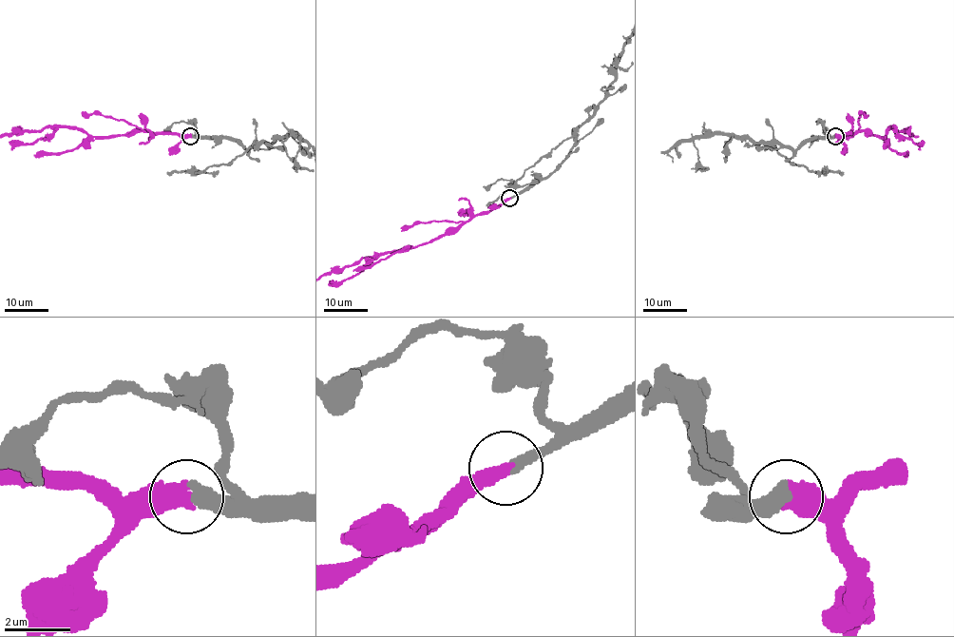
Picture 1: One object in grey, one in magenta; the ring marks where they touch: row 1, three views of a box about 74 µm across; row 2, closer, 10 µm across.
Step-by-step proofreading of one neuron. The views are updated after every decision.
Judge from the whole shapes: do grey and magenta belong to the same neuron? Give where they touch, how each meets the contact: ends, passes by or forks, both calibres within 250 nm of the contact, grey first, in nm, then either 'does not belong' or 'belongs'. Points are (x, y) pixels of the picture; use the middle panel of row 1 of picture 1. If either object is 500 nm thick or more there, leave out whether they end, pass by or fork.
place (509, 198); calibres 420 and 550 nm; belongs

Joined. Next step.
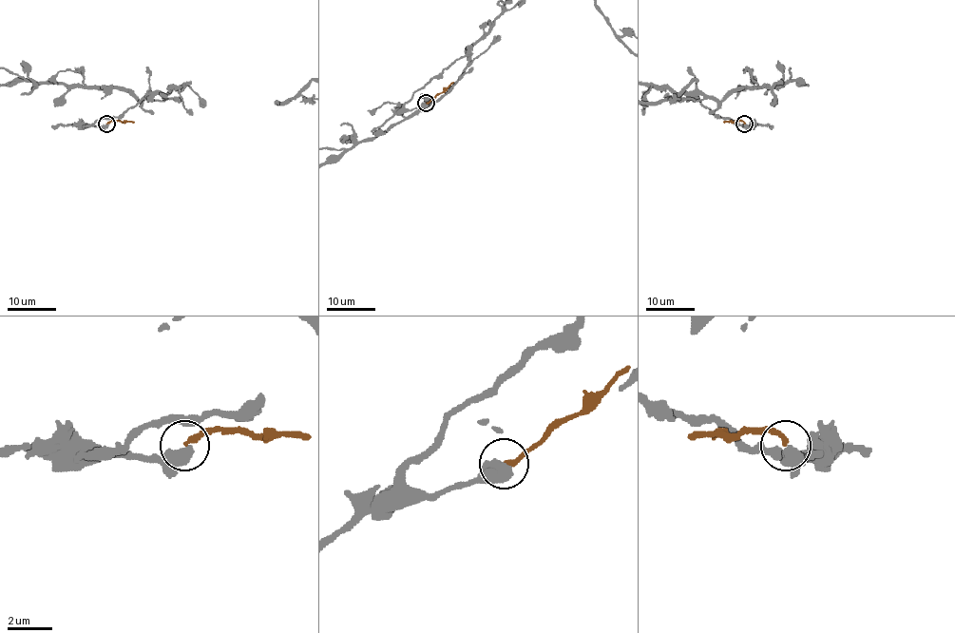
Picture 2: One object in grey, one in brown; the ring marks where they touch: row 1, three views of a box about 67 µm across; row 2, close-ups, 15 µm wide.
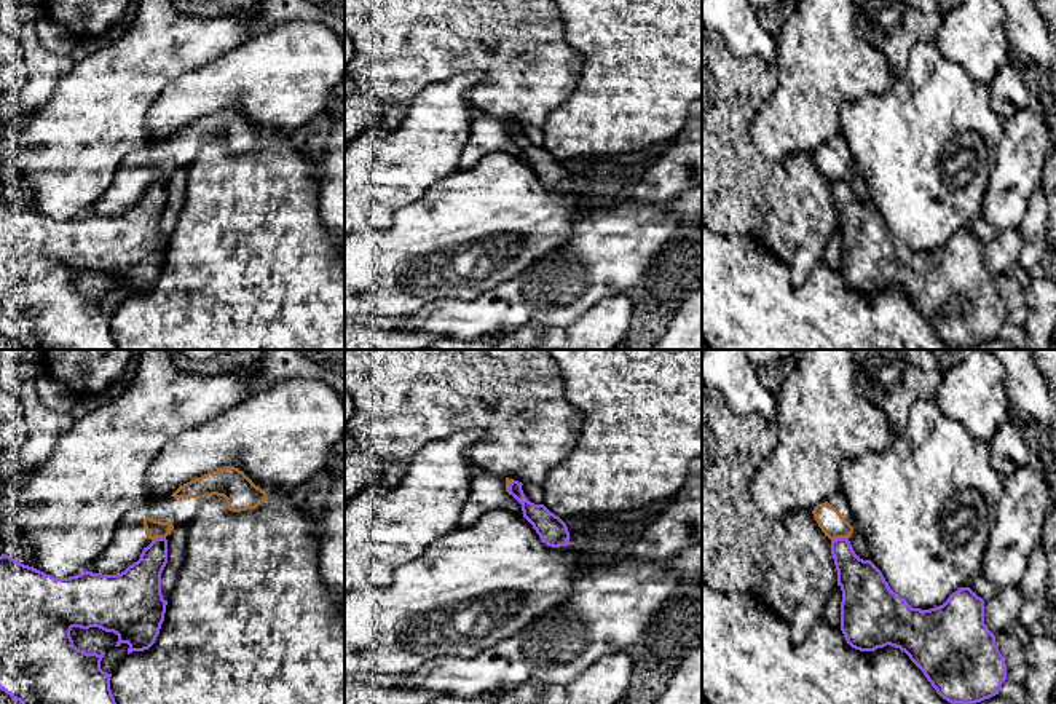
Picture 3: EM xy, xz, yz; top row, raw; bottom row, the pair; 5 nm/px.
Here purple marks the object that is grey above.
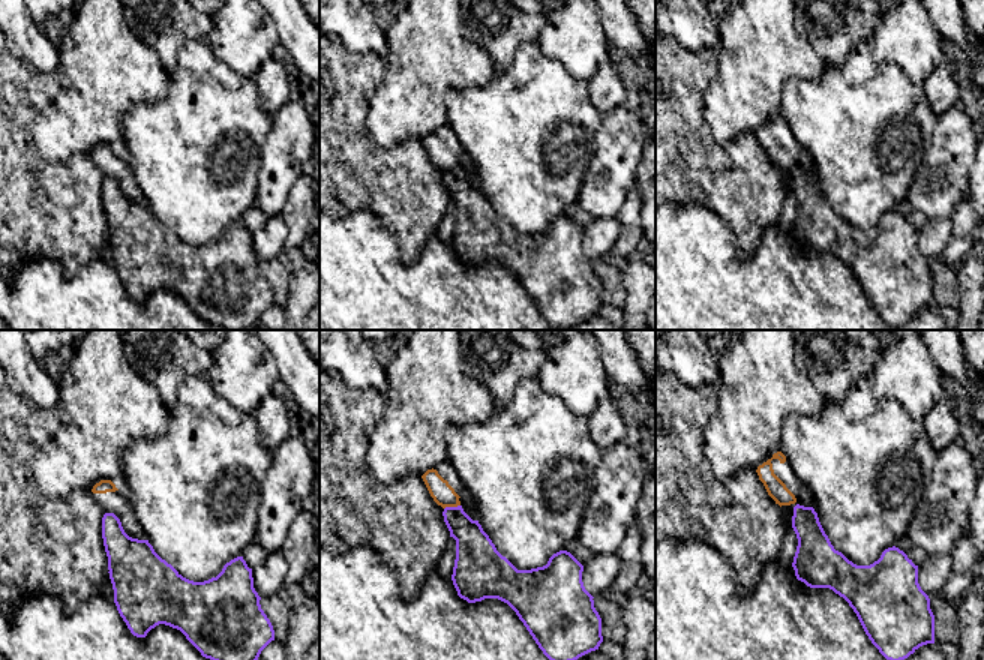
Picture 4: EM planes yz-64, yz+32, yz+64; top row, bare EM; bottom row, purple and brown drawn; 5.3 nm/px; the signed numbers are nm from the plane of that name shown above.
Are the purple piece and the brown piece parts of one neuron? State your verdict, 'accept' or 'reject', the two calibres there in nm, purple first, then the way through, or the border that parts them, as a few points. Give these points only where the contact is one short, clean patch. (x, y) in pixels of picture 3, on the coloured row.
reject; calibres 220 and 130 nm; border yz (847, 538), (835, 538), (831, 541)

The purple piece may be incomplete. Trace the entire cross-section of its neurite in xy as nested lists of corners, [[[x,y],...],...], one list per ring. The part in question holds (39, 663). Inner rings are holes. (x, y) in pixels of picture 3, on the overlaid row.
[[[155,538],[140,559],[116,575],[83,572],[77,576],[54,578],[13,557],[0,556],[0,690],[21,704],[116,704],[110,677],[100,669],[105,655],[86,653],[73,645],[73,627],[99,627],[118,635],[115,647],[128,643],[128,655],[148,650],[164,621],[167,600],[161,594],[161,573],[167,564],[167,540]]]

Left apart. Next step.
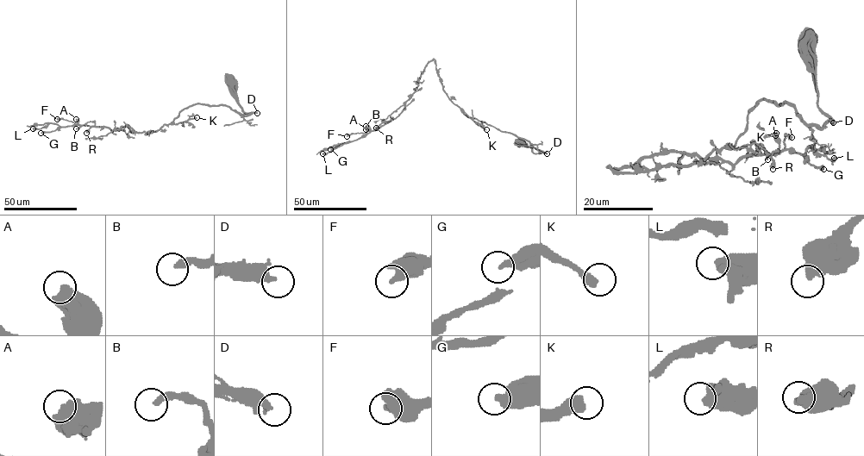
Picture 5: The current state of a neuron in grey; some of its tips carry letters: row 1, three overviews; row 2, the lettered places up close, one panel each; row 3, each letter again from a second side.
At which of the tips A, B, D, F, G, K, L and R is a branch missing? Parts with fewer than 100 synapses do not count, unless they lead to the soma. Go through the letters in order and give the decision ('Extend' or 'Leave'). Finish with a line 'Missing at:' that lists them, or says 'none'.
A: Leave
B: Leave
D: Extend
F: Leave
G: Leave
K: Extend
L: Leave
R: Leave
Missing at: D, K

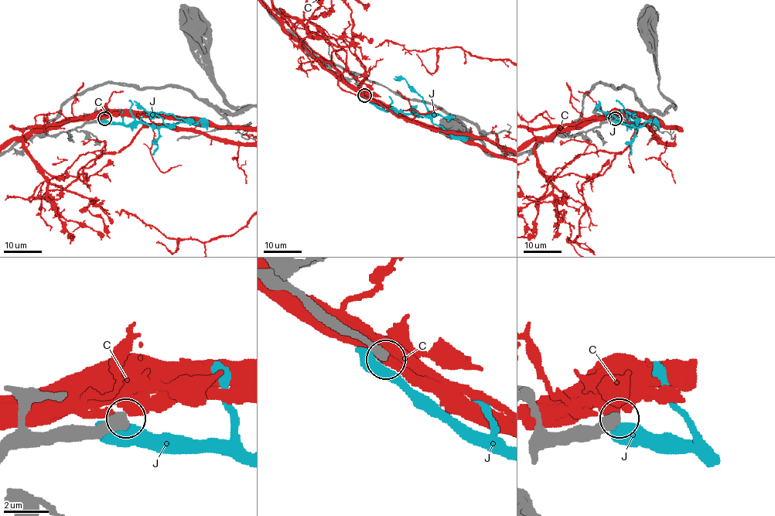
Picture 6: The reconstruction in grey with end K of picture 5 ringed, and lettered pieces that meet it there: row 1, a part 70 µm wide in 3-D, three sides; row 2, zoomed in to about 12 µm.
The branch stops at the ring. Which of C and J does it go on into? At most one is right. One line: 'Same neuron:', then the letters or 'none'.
Same neuron: none

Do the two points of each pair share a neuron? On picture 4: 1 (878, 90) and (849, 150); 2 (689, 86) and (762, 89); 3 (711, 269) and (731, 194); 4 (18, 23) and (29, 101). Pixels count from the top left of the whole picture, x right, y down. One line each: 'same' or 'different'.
1: same
2: different
3: different
4: different

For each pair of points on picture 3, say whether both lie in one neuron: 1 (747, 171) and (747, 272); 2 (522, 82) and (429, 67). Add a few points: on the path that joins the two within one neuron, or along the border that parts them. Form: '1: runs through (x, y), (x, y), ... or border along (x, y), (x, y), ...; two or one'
1: border along (718, 232), (725, 235), (750, 233), (777, 256); two
2: runs through (500, 59), (452, 58); one

